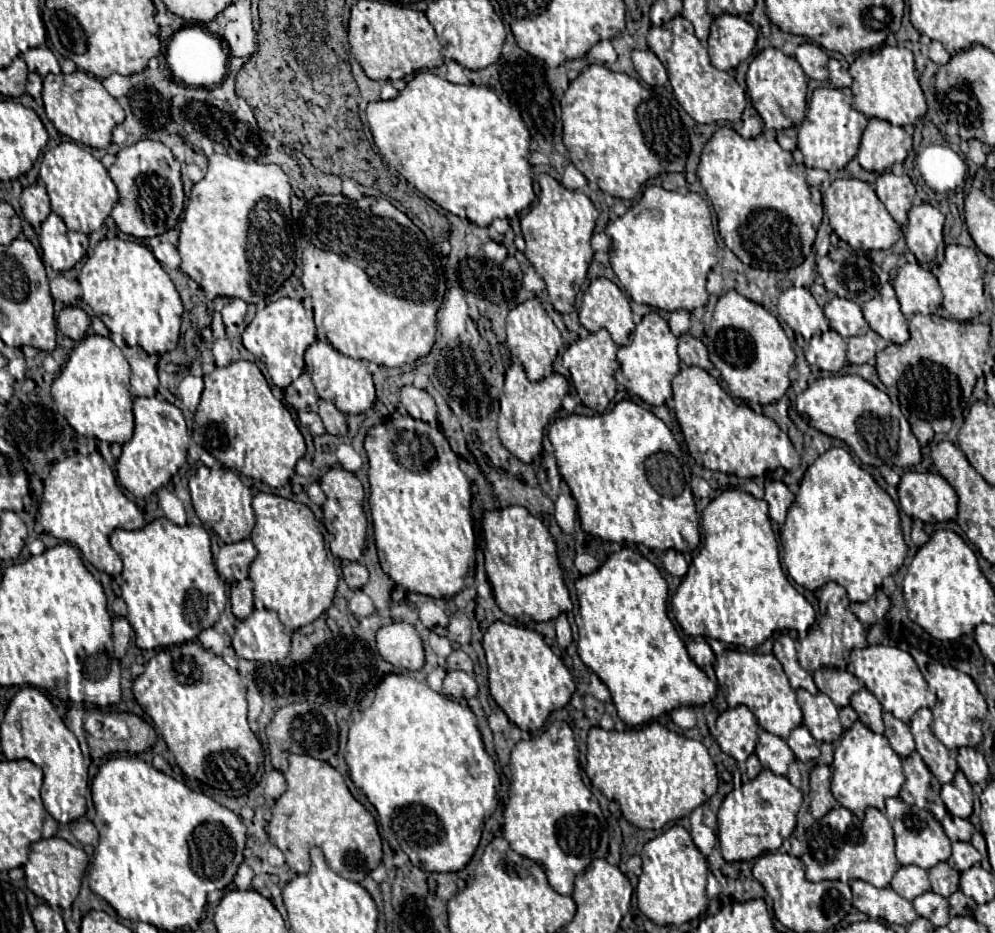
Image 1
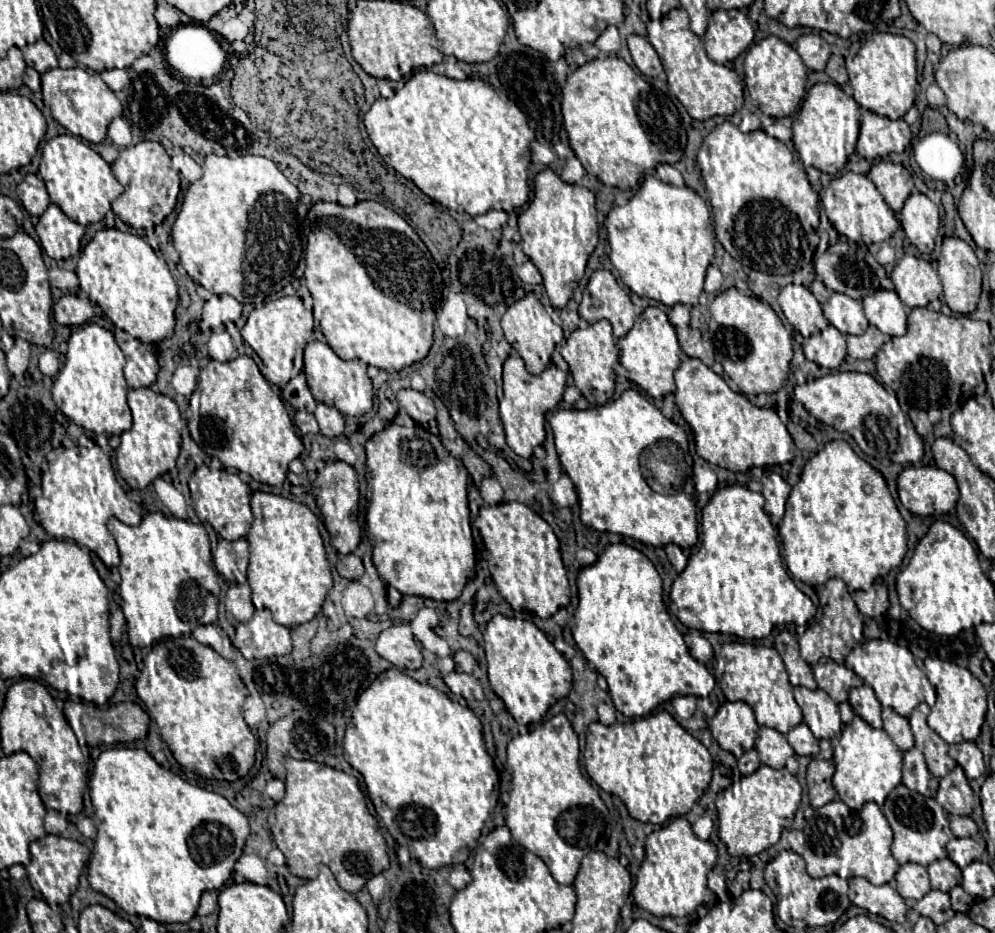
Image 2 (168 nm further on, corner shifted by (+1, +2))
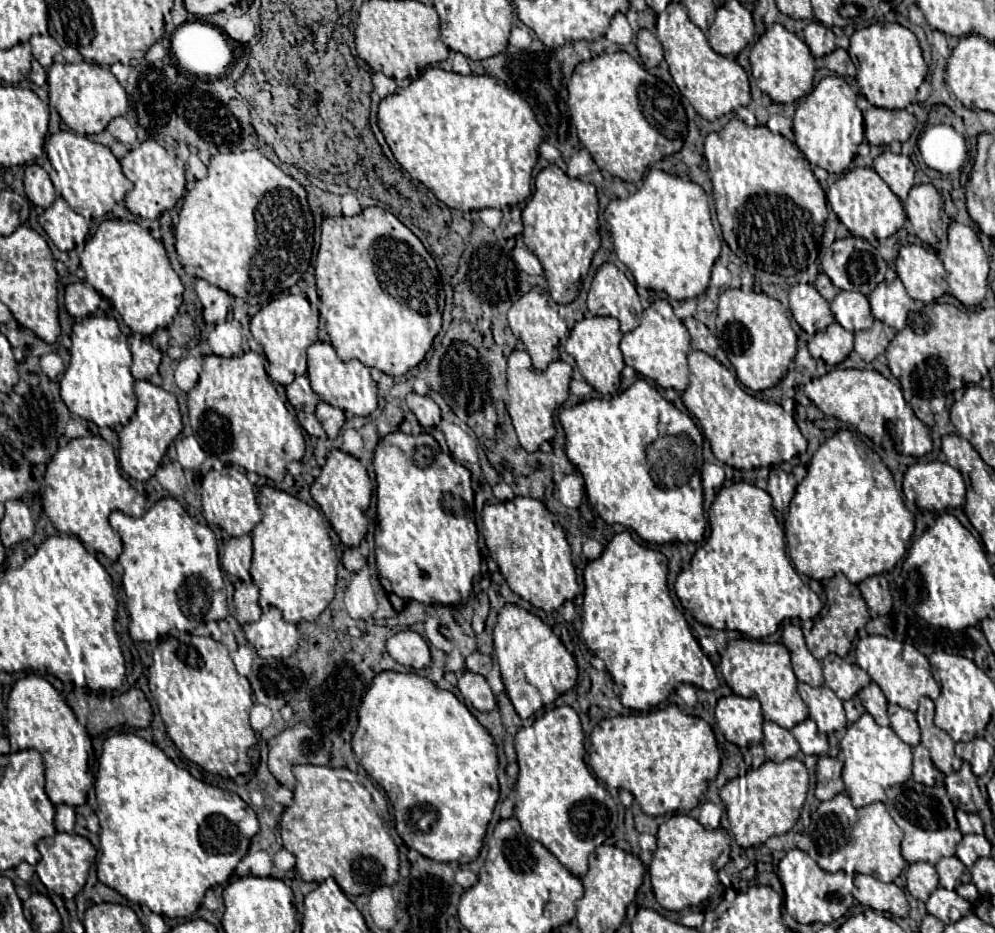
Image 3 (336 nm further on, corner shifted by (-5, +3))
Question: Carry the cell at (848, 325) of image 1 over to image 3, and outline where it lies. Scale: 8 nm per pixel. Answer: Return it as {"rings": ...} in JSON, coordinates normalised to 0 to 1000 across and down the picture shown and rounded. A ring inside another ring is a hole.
{"rings":[[[844,312],[834,325],[834,331],[850,355],[870,355],[878,346],[872,320],[866,314]]]}

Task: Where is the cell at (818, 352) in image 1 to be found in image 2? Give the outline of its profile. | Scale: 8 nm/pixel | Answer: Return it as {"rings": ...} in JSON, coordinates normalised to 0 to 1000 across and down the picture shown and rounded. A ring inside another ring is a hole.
{"rings":[[[832,347],[832,352],[828,352],[822,362],[818,360],[808,367],[808,379],[822,392],[840,397],[850,384],[850,360]]]}

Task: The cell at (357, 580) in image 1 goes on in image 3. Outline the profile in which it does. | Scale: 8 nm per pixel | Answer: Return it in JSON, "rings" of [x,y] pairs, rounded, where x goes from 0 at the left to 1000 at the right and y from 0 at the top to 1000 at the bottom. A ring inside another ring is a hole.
{"rings":[[[354,586],[354,588],[348,588],[348,591],[346,591],[346,597],[344,597],[344,606],[346,606],[350,612],[358,614],[358,612],[362,612],[362,610],[368,606],[368,599],[364,597],[362,588]]]}

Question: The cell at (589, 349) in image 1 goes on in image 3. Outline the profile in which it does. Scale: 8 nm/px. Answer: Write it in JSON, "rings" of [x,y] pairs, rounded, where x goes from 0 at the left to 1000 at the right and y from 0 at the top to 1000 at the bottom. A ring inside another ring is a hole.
{"rings":[[[589,340],[579,346],[579,350],[573,355],[569,365],[569,378],[579,385],[579,391],[583,400],[587,402],[589,411],[593,411],[603,423],[615,426],[623,417],[623,400],[627,395],[625,378],[623,378],[623,350],[621,342],[617,340]]]}

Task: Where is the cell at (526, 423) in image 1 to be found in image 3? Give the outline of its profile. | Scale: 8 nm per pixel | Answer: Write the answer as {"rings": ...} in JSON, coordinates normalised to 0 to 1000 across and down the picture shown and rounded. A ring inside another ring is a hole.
{"rings":[[[519,374],[510,384],[511,421],[513,431],[510,441],[515,447],[515,453],[521,464],[521,473],[529,483],[541,483],[543,475],[555,473],[559,466],[557,460],[557,441],[573,426],[573,406],[575,406],[575,393],[567,387],[555,387],[551,395],[541,398],[533,389],[533,380],[527,374]]]}

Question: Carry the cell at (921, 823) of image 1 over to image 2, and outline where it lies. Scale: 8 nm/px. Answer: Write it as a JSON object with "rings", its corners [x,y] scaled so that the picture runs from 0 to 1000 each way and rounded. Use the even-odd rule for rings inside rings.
{"rings":[[[909,840],[901,842],[886,866],[894,887],[898,890],[898,905],[896,905],[896,917],[903,926],[921,924],[925,928],[933,928],[945,920],[951,920],[951,905],[957,898],[957,890],[953,885],[953,877],[949,866],[933,853],[927,853],[919,847],[913,847]]]}

